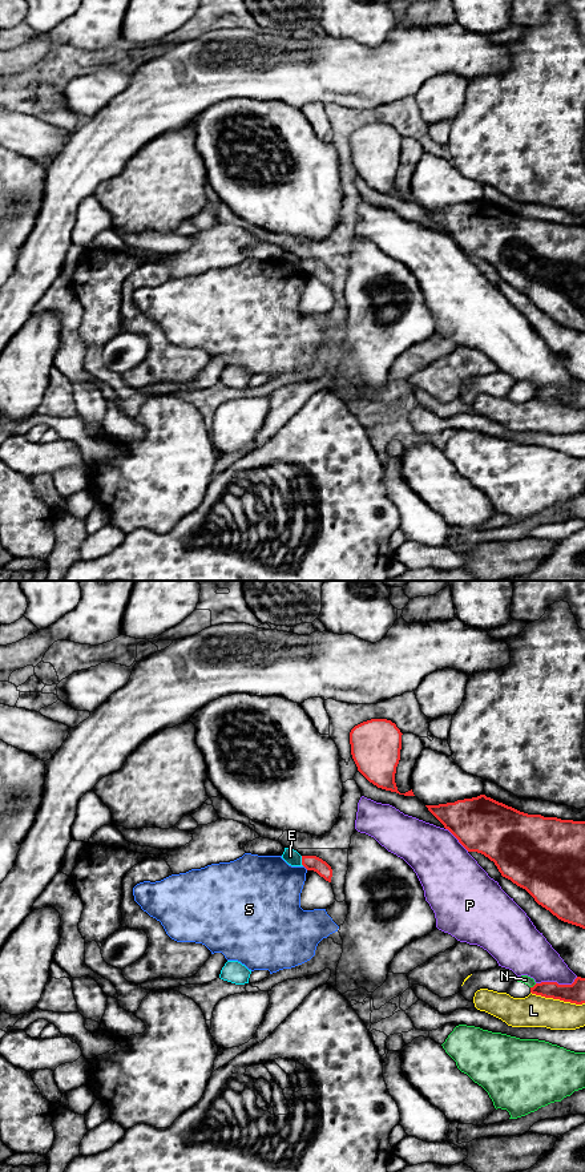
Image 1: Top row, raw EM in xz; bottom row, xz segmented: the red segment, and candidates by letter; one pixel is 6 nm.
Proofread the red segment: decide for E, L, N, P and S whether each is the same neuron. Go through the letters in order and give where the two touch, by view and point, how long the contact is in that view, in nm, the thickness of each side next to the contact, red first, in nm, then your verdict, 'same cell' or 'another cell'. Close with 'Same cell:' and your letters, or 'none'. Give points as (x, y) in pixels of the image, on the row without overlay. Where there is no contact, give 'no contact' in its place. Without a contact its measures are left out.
E: contact xz (302, 266); length 70 nm; calibres 100 and 90 nm; another cell
L: contact xz (557, 403); length 340 nm; calibres 120 and 190 nm; another cell
N: contact xz (535, 390); length 50 nm; calibres 120 and 50 nm; another cell
P: contact xz (556, 387); length 260 nm; calibres 120 and 280 nm; another cell
S: contact xz (306, 273); length 40 nm; calibres 100 and 360 nm; another cell
Same cell: none

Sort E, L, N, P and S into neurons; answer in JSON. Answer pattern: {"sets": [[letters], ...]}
{"sets": [["E", "L"], ["N"], ["P"], ["S"]]}

